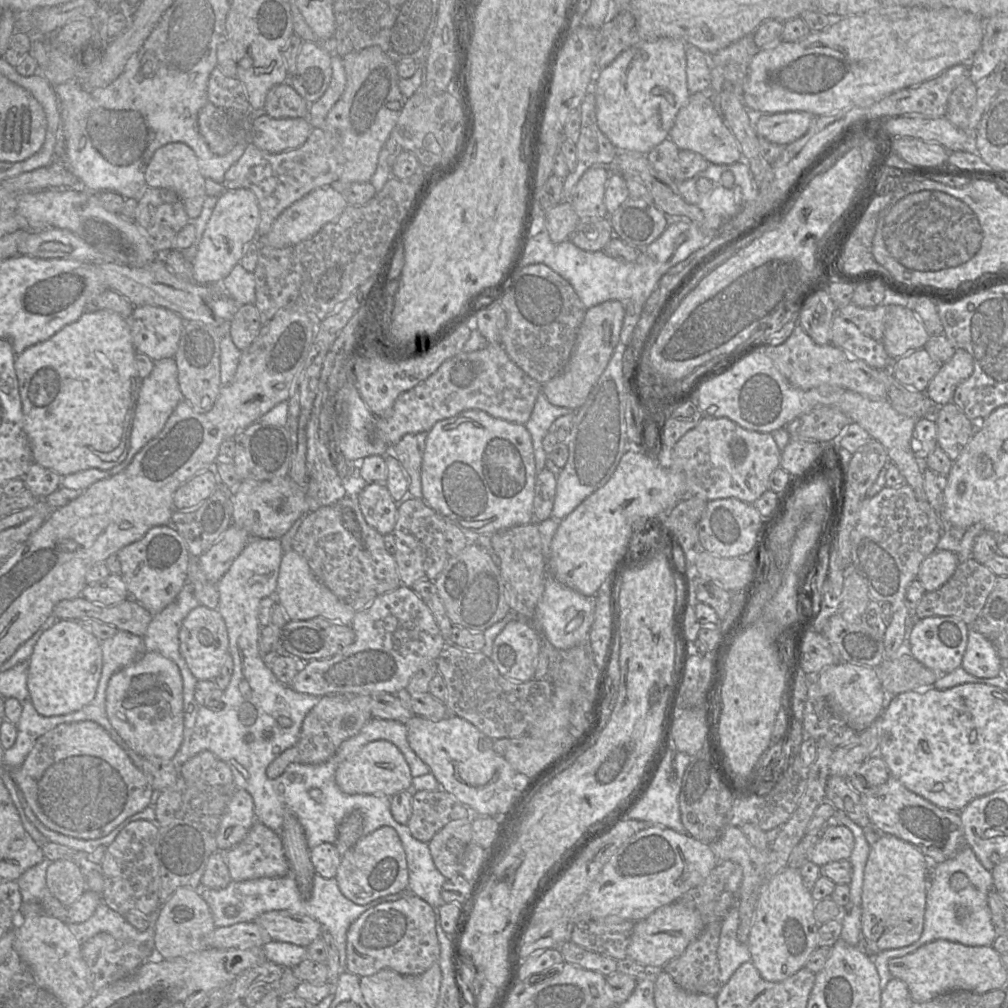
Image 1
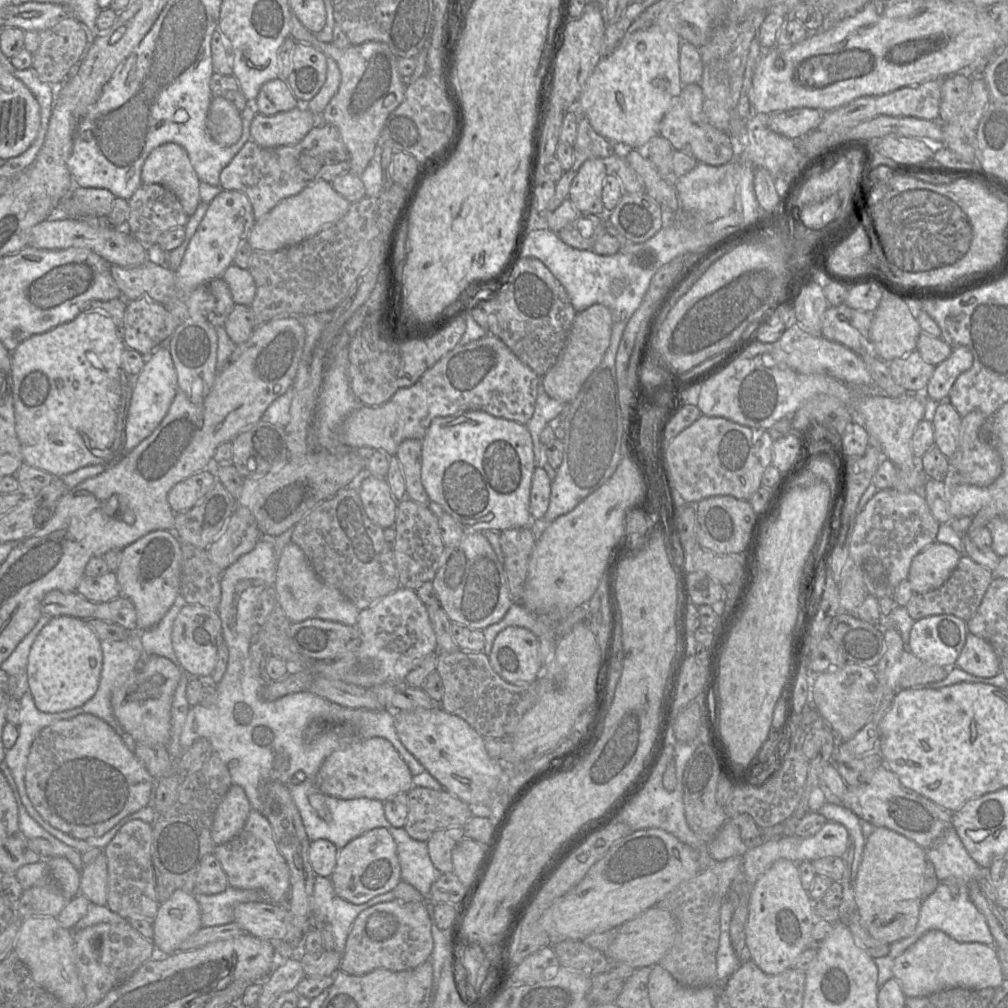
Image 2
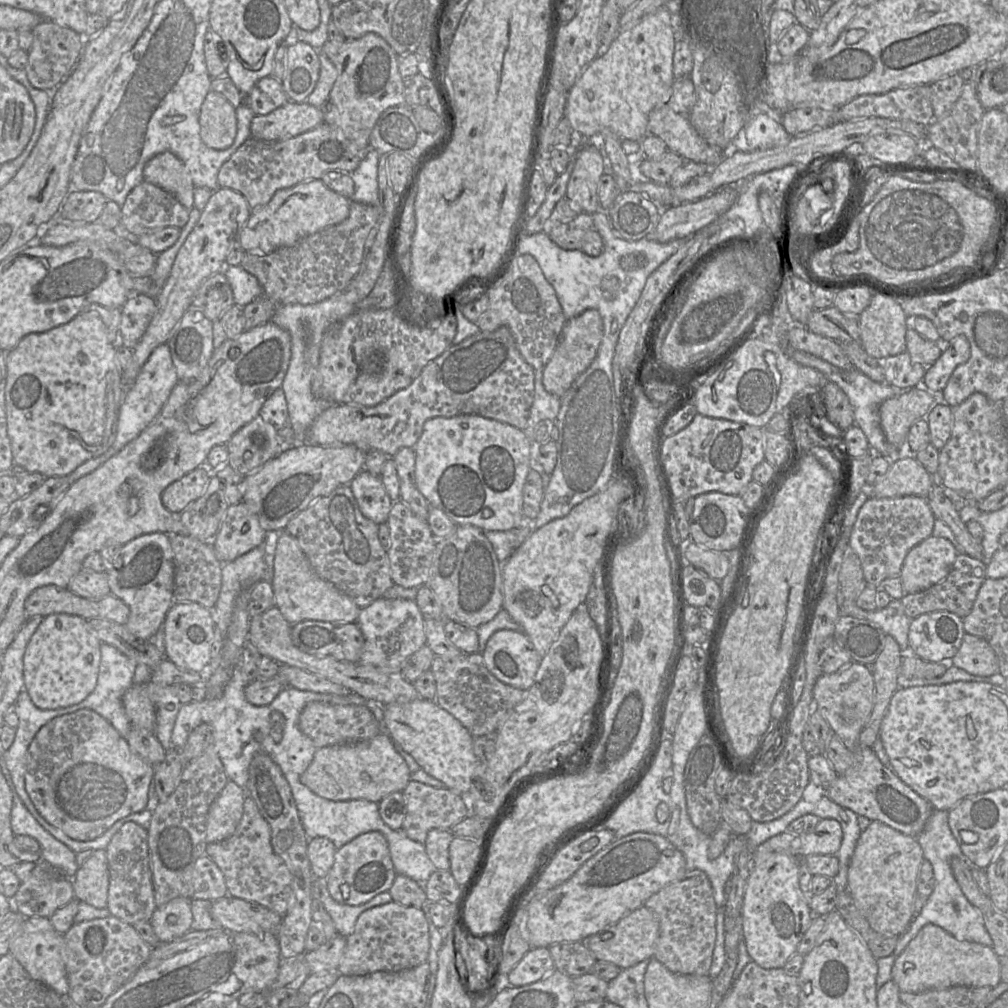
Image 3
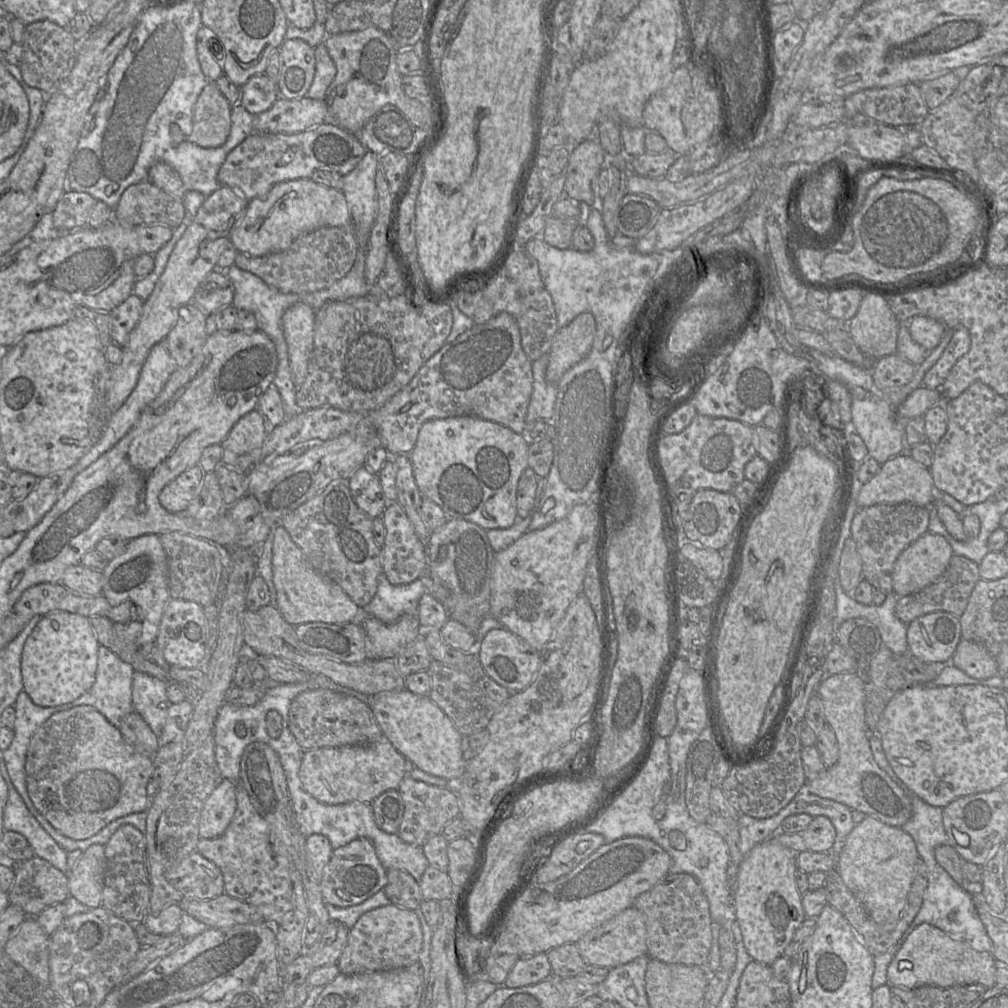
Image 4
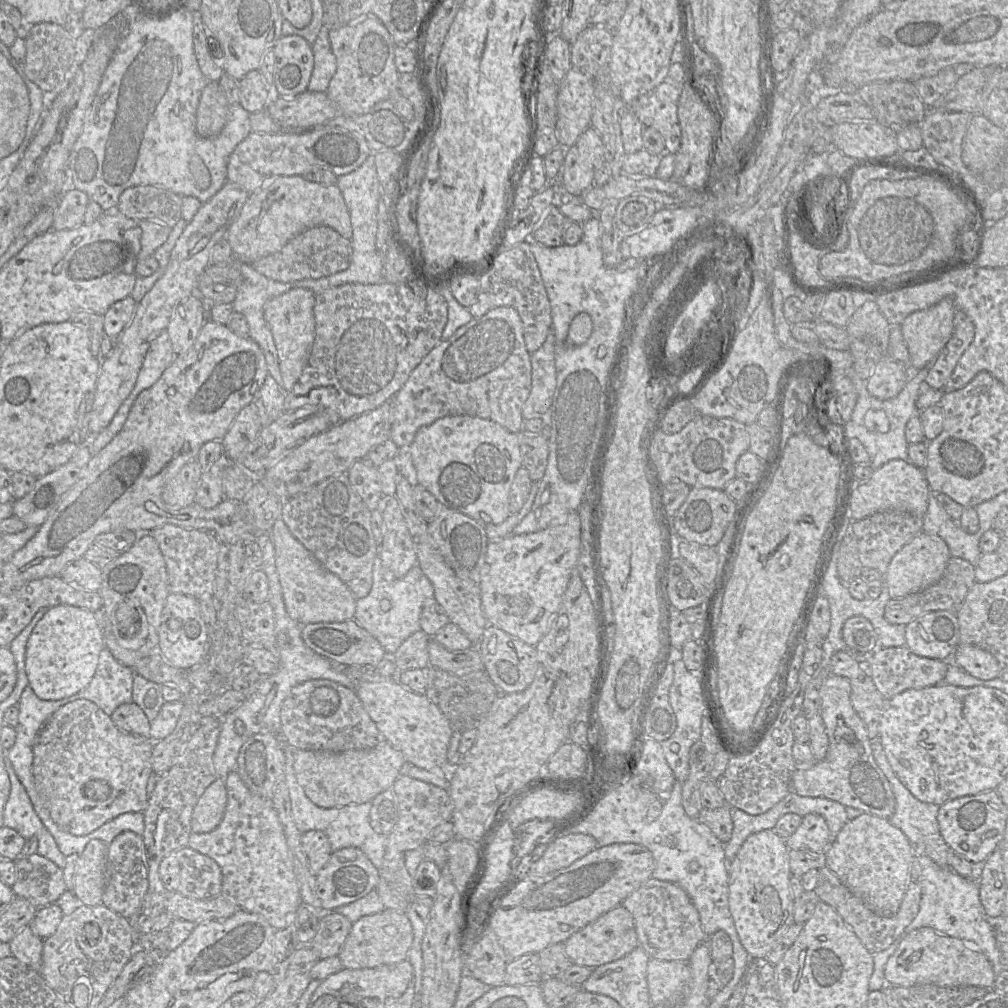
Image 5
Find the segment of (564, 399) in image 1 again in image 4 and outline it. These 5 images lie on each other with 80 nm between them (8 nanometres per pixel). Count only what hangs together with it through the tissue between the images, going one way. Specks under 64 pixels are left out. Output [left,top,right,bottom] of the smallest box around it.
[546,312,596,384]

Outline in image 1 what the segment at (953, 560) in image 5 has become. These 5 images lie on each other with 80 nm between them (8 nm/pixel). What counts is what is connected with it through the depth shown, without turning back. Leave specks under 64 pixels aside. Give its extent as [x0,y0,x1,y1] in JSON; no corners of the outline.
[914,557,996,625]

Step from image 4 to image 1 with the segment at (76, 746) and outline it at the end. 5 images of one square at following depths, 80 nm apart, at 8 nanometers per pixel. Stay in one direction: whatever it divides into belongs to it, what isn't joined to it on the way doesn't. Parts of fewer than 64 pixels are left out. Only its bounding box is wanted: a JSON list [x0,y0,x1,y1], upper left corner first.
[10,721,153,839]

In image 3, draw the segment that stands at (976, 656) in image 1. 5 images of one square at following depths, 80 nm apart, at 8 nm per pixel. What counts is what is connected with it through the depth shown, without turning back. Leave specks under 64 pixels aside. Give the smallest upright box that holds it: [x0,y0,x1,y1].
[952,633,999,676]

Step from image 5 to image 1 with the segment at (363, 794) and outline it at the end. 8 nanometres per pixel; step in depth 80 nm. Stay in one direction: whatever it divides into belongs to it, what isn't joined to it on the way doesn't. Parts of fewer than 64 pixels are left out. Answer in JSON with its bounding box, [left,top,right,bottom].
[335,740,412,797]

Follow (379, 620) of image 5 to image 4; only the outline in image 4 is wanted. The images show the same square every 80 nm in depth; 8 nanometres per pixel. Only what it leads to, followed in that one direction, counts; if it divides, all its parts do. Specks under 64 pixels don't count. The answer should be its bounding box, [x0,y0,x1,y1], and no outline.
[362,572,427,623]

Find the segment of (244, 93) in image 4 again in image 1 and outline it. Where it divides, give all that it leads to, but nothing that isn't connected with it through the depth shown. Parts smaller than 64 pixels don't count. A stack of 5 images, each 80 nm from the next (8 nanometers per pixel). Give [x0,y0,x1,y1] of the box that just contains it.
[263,82,309,119]

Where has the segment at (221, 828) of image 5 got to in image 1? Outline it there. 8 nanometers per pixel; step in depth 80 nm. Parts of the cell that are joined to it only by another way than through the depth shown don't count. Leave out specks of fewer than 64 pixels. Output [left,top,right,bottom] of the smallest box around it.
[222,820,290,882]

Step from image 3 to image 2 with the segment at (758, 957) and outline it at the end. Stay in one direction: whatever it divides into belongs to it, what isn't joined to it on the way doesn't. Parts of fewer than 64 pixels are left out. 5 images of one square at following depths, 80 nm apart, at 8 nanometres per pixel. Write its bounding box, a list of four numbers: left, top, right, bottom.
[746,859,814,975]

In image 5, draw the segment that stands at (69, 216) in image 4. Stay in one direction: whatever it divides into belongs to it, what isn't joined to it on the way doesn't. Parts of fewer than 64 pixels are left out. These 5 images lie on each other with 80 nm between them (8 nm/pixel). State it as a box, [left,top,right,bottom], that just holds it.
[52,189,89,231]

